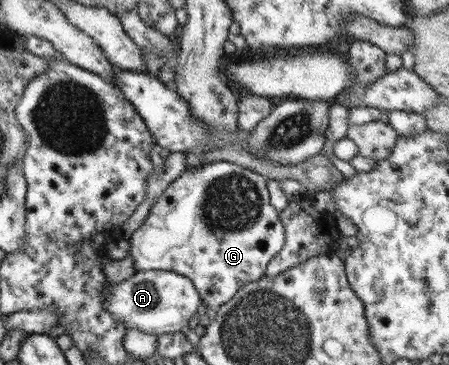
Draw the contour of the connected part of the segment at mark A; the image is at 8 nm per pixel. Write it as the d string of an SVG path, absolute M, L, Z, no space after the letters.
M169 270L135 271L119 284L109 282L107 294L104 294L102 300L104 309L120 320L125 328L155 335L175 333L187 327L189 318L195 314L200 304L193 283Z

